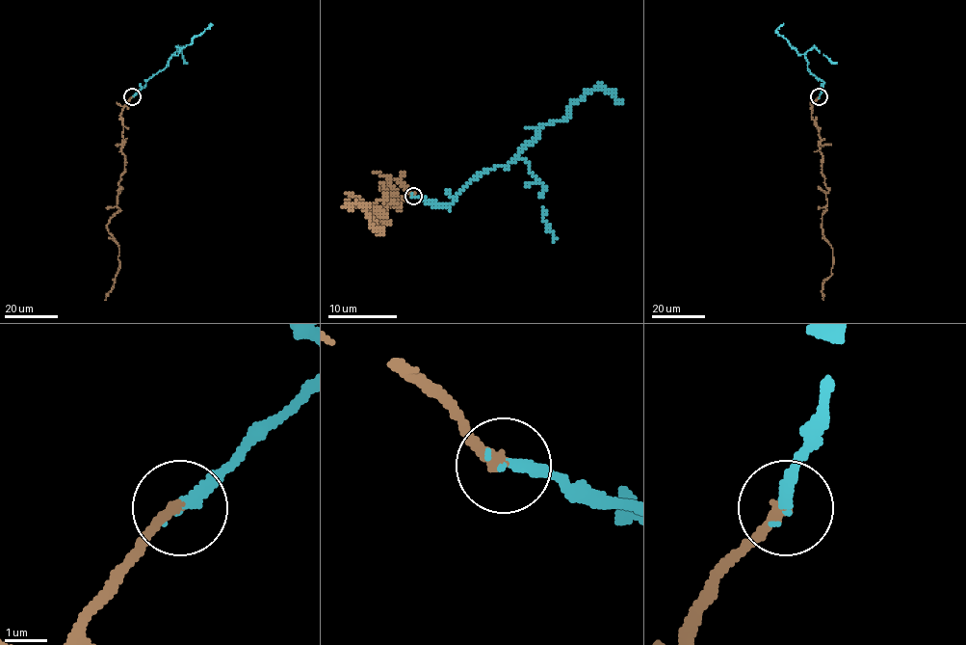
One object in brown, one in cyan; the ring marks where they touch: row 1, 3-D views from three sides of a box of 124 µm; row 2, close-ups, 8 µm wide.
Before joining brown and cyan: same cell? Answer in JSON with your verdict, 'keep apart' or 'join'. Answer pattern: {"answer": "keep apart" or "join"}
{"answer": "join"}

